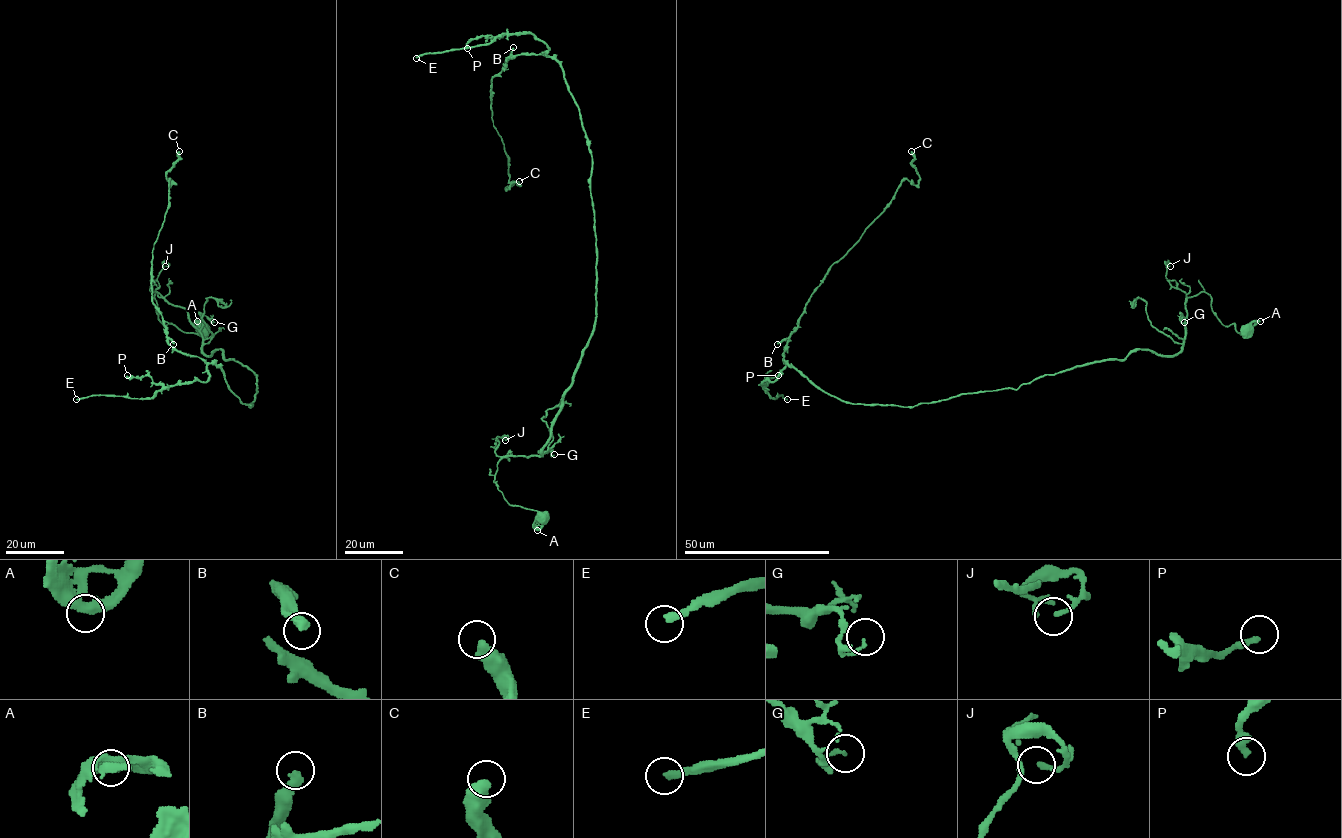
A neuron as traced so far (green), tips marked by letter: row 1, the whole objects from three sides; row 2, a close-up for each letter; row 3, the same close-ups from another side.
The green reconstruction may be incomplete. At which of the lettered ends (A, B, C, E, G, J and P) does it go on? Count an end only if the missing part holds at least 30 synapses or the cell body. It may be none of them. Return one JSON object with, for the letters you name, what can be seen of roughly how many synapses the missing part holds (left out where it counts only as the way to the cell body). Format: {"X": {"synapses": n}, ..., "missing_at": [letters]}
{"E": {"synapses": 300}, "missing_at": ["E"]}

